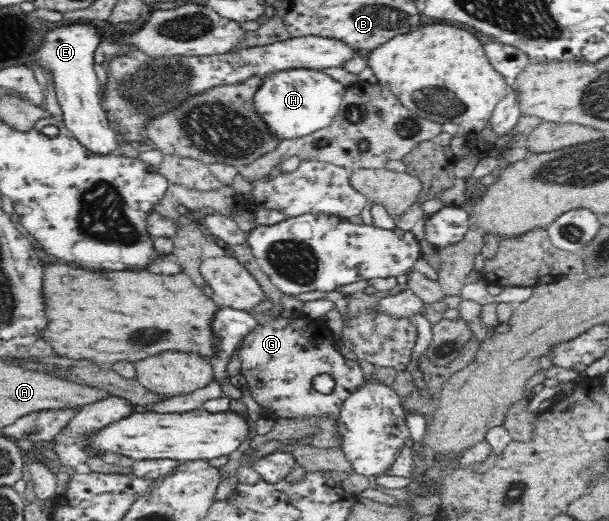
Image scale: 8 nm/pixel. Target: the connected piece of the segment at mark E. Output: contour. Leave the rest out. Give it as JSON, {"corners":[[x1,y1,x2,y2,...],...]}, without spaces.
{"corners":[[67,23,51,27,44,35,44,43,31,56,31,64,52,73,54,91,68,131,92,154,112,155,118,152,120,137,107,120,100,104,100,82,94,71,94,52,100,44,100,30,92,24]]}

